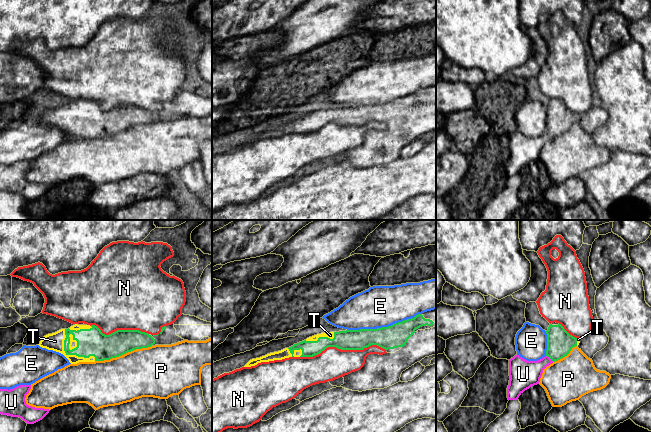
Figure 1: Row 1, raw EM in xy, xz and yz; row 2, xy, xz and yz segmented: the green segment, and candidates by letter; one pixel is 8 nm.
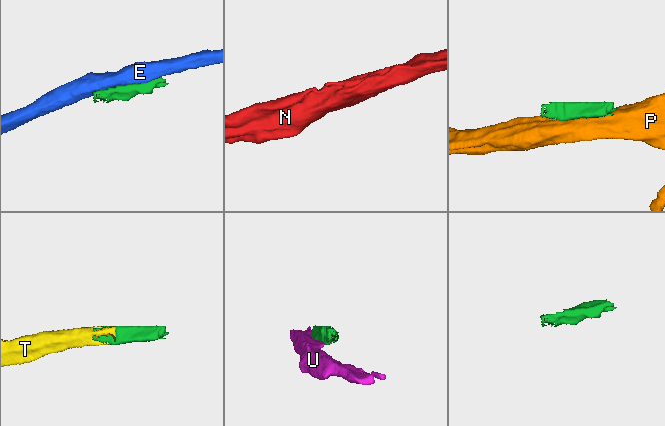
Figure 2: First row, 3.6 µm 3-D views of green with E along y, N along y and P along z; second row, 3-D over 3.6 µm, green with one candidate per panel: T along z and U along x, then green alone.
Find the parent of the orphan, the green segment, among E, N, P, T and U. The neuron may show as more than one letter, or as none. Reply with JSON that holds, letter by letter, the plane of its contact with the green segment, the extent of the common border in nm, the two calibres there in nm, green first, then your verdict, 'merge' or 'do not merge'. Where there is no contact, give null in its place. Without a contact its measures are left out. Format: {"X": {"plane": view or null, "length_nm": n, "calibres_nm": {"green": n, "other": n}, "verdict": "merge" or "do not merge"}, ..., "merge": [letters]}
{"E": {"plane": "xz", "length_nm": 600, "calibres_nm": {"green": 190, "other": 340}, "verdict": "do not merge"}, "N": {"plane": "xz", "length_nm": 700, "calibres_nm": {"green": 160, "other": 260}, "verdict": "do not merge"}, "P": {"plane": "xy", "length_nm": 480, "calibres_nm": {"green": 200, "other": 400}, "verdict": "do not merge"}, "T": {"plane": "xy", "length_nm": 360, "calibres_nm": {"green": 220, "other": 140}, "verdict": "merge"}, "U": {"plane": "yz", "length_nm": 80, "calibres_nm": {"green": 200, "other": 220}, "verdict": "do not merge"}, "merge": ["T"]}

